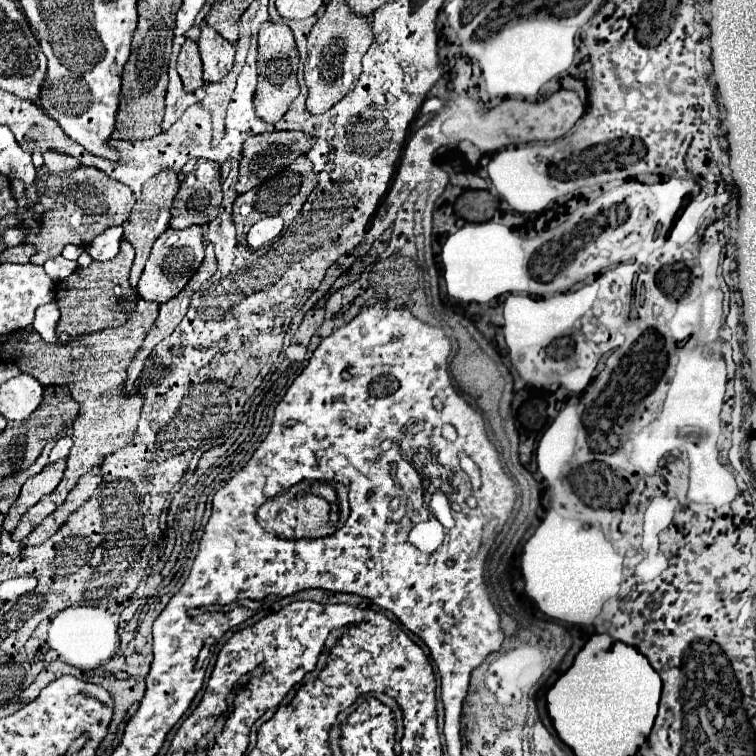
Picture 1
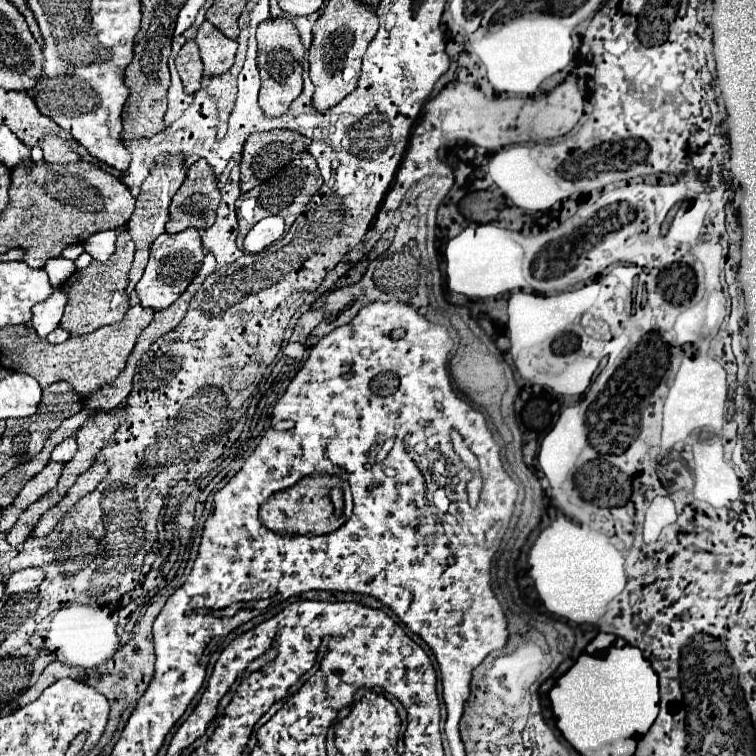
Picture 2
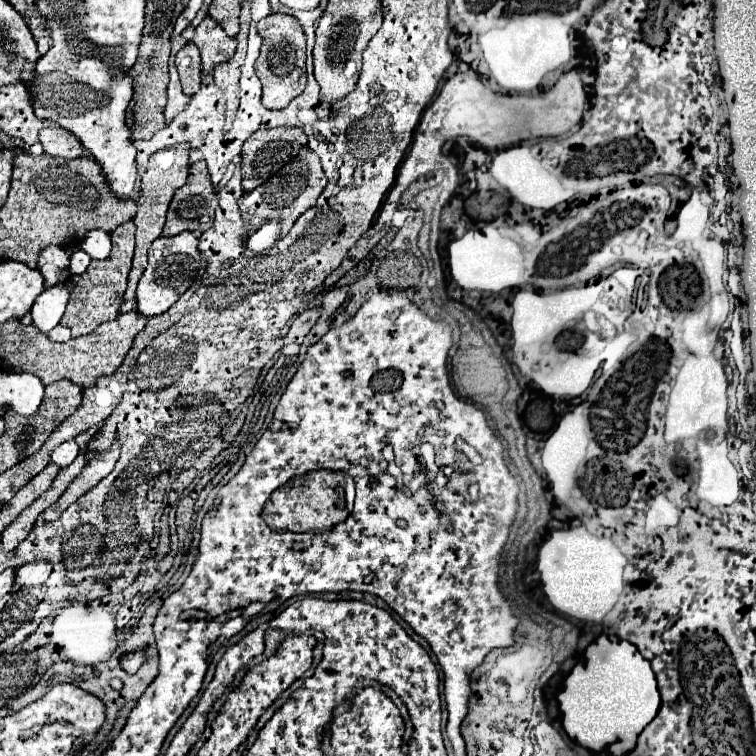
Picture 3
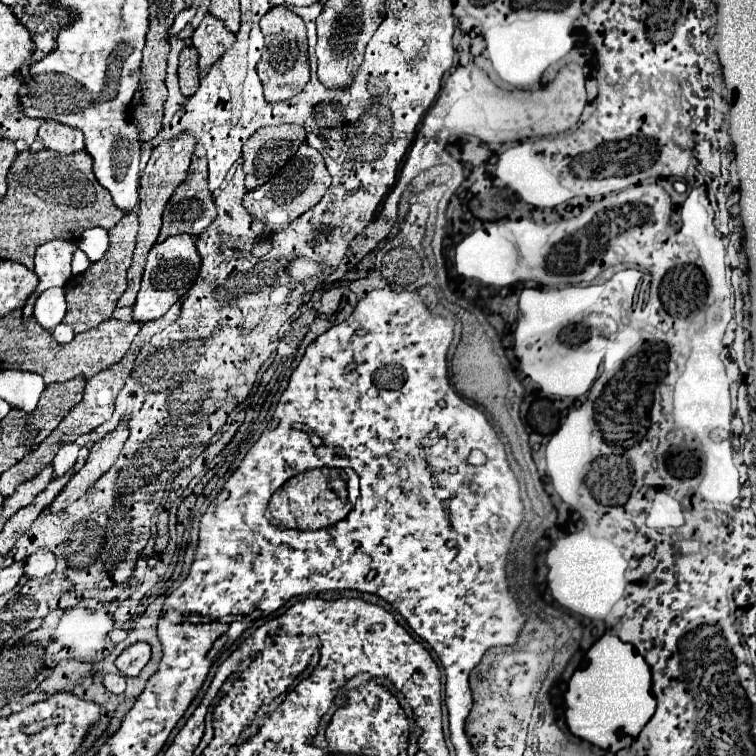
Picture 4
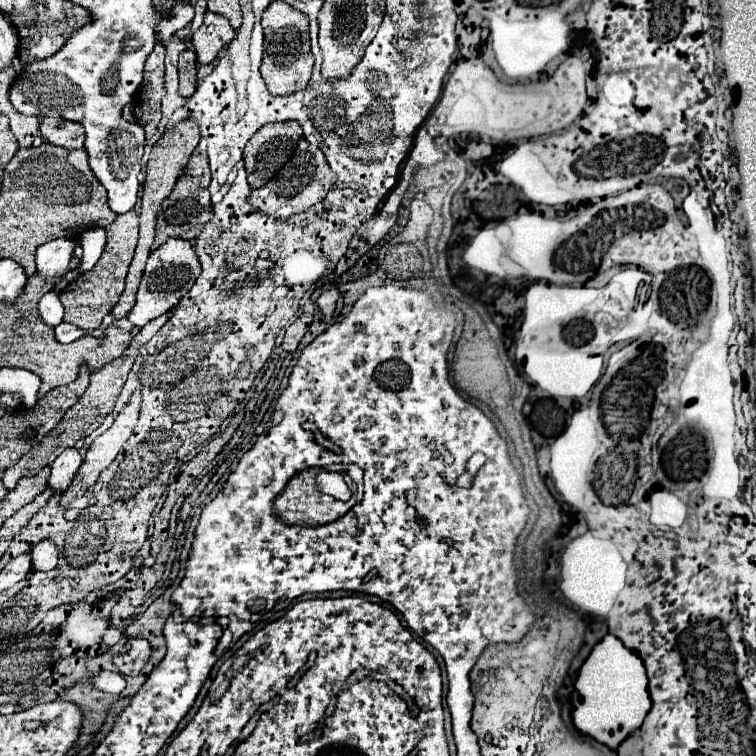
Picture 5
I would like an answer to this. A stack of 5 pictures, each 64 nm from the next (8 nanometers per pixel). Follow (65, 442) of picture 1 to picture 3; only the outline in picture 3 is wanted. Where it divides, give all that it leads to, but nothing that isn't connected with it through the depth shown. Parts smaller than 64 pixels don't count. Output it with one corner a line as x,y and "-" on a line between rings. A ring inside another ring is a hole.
68,440
64,444
60,444
54,452
52,452
52,462
56,462
60,468
72,464
72,460
78,456
78,444
74,440

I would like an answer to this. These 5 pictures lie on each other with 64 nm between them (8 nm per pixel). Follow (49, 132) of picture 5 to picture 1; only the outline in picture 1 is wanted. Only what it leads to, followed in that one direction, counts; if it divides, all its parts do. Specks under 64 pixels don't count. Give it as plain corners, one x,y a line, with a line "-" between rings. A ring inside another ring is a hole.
46,152
44,154
44,166
52,176
70,174
70,172
74,172
76,164
78,162
72,160
70,156
62,156
62,154
56,154
56,152

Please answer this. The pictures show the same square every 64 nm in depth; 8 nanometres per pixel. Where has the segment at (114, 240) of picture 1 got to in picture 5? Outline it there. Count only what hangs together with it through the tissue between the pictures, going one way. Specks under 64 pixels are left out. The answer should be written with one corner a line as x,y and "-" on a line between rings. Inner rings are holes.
92,228
92,230
84,232
80,236
80,246
84,250
84,258
82,258
80,270
78,272
76,270
70,270
66,276
74,276
76,278
76,276
84,274
86,270
90,270
98,262
98,258
102,256
104,244
106,244
106,232
104,232
104,228

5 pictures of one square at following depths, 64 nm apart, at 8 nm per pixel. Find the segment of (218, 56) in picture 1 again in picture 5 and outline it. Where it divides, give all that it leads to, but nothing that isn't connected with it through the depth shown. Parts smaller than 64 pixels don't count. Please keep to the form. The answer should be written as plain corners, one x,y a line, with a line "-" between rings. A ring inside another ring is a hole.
206,12
204,24
194,32
192,44
200,64
210,64
216,56
234,40
236,32
230,28
228,20
220,14

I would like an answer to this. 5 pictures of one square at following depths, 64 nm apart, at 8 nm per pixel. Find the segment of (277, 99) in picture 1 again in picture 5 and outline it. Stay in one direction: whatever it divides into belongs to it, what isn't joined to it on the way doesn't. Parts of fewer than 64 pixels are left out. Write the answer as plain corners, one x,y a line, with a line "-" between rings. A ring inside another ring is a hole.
272,2
262,14
264,28
264,58
260,64
260,74
268,86
272,96
290,96
302,88
306,88
314,56
310,52
310,36
308,36
308,18
288,6
286,2

